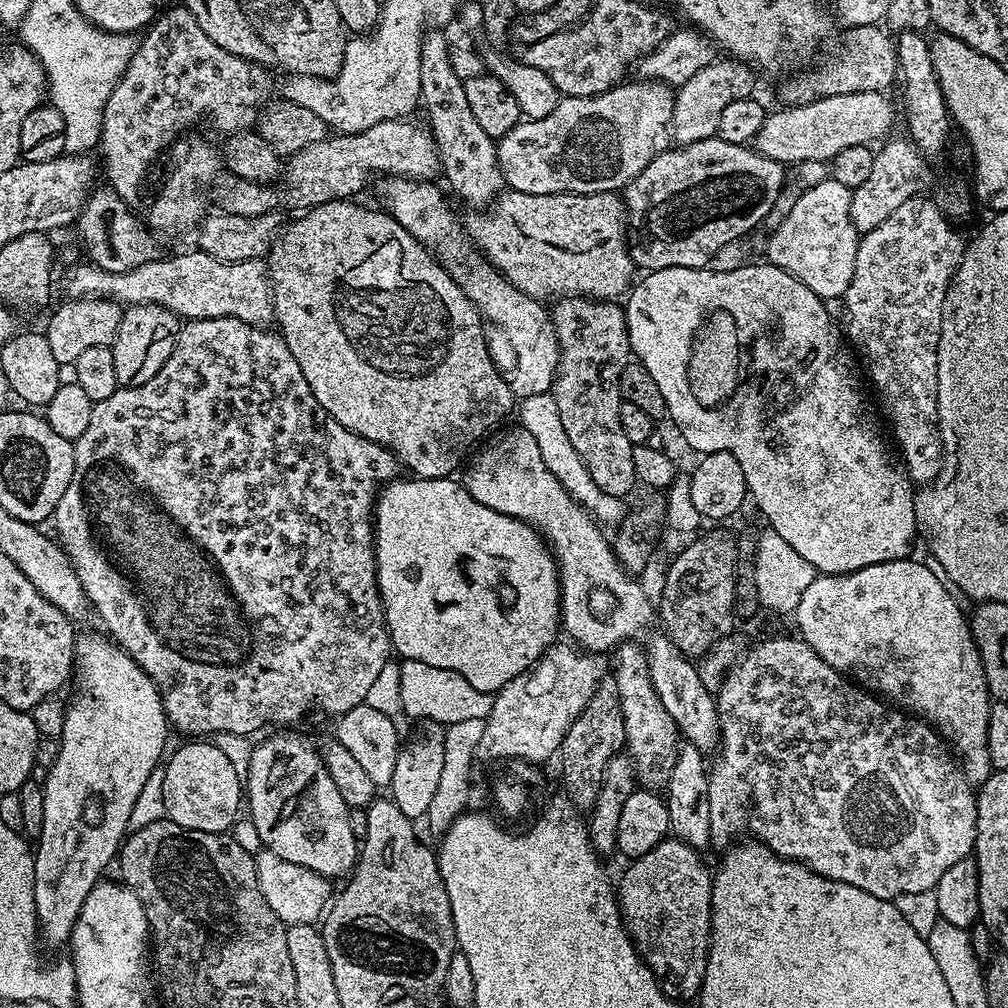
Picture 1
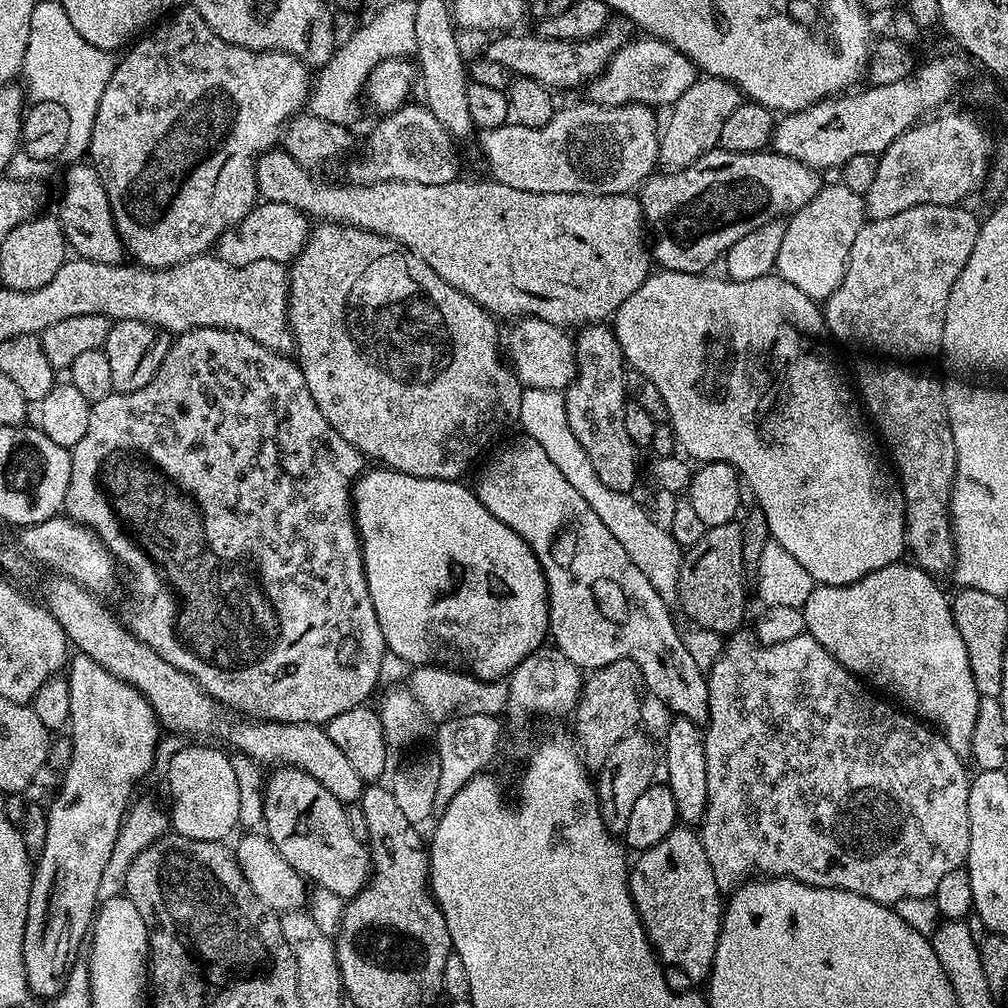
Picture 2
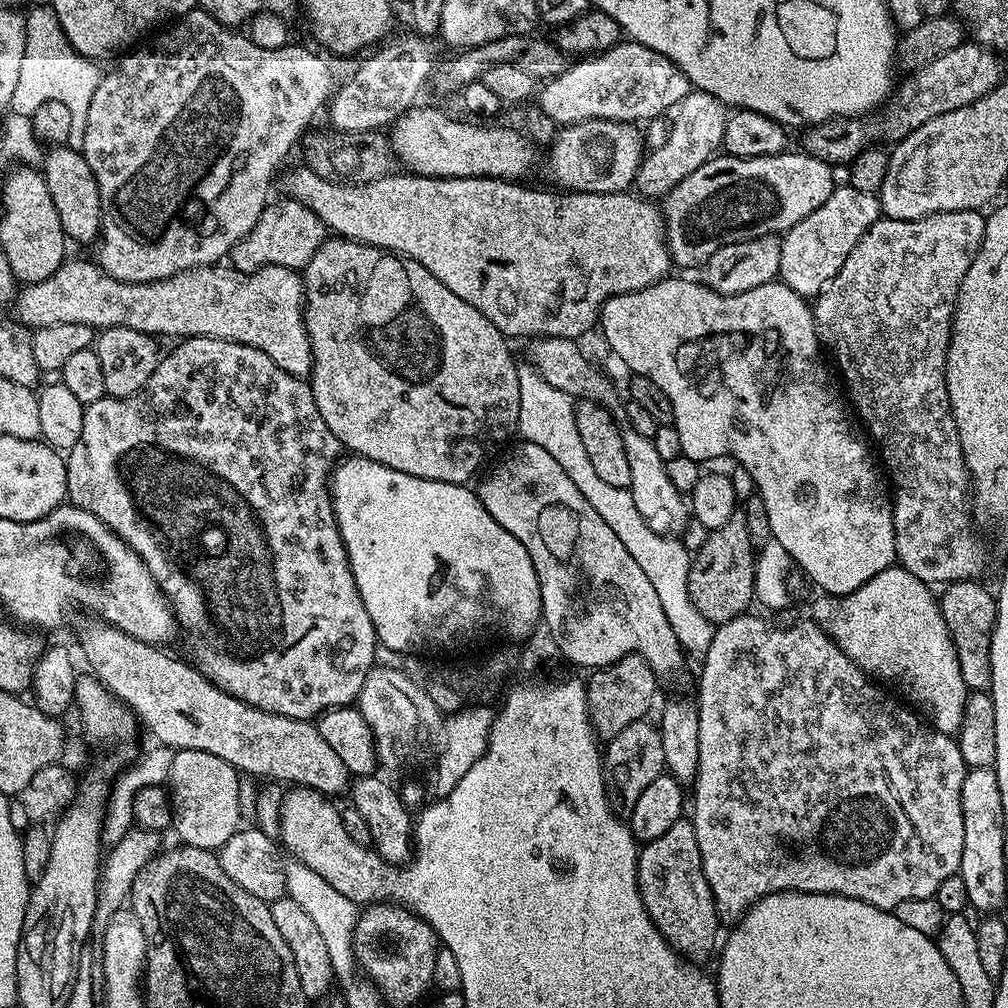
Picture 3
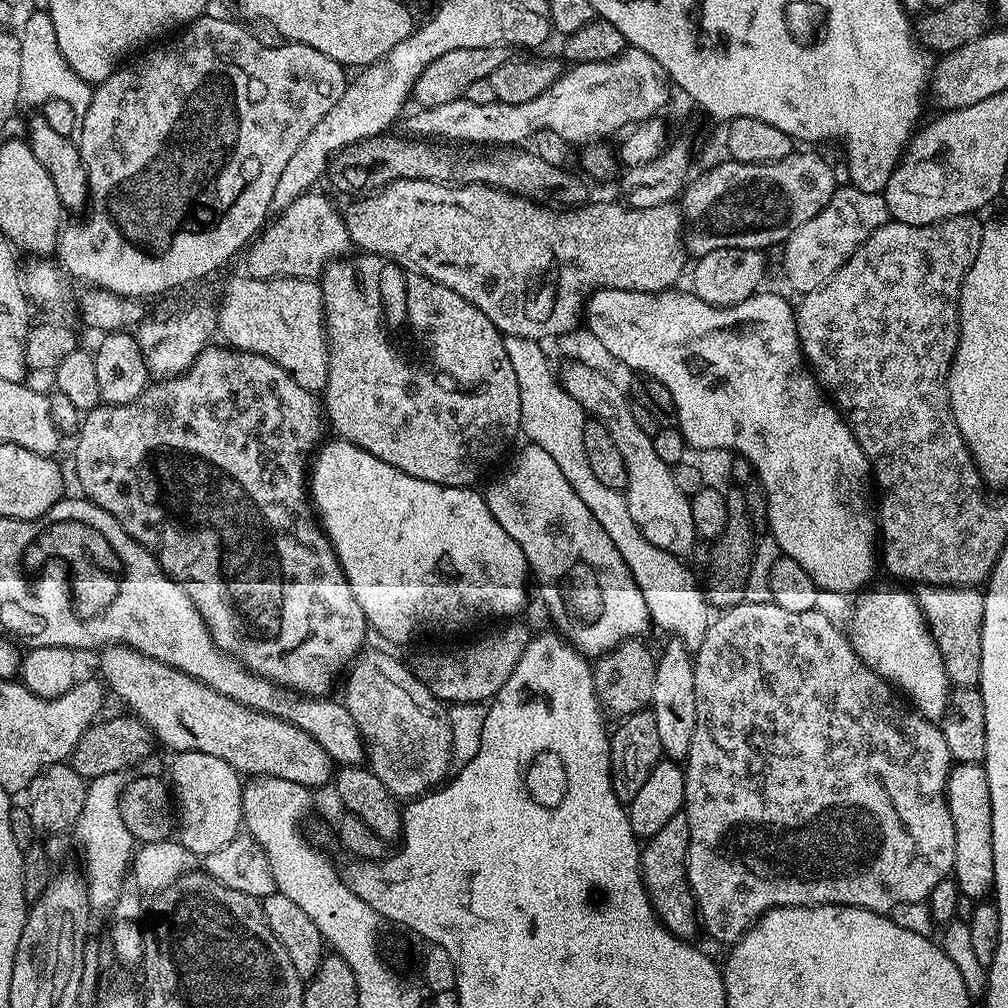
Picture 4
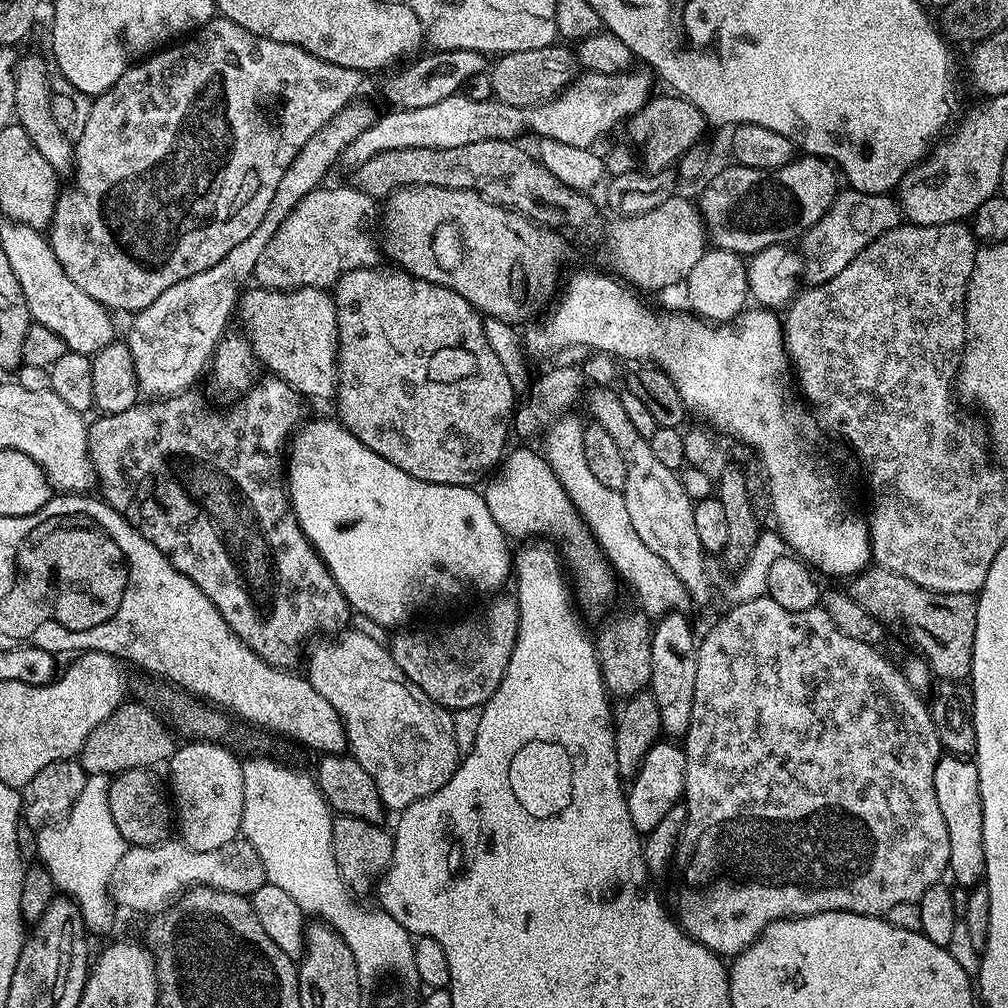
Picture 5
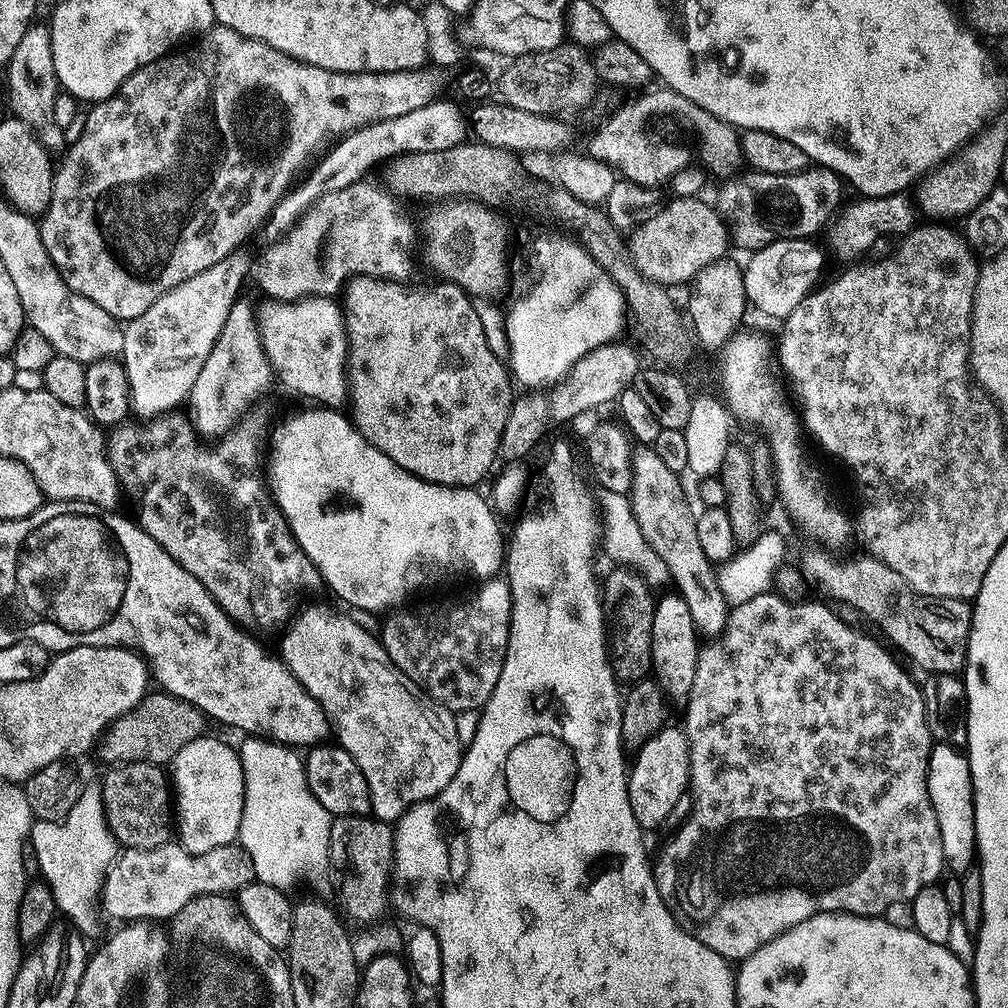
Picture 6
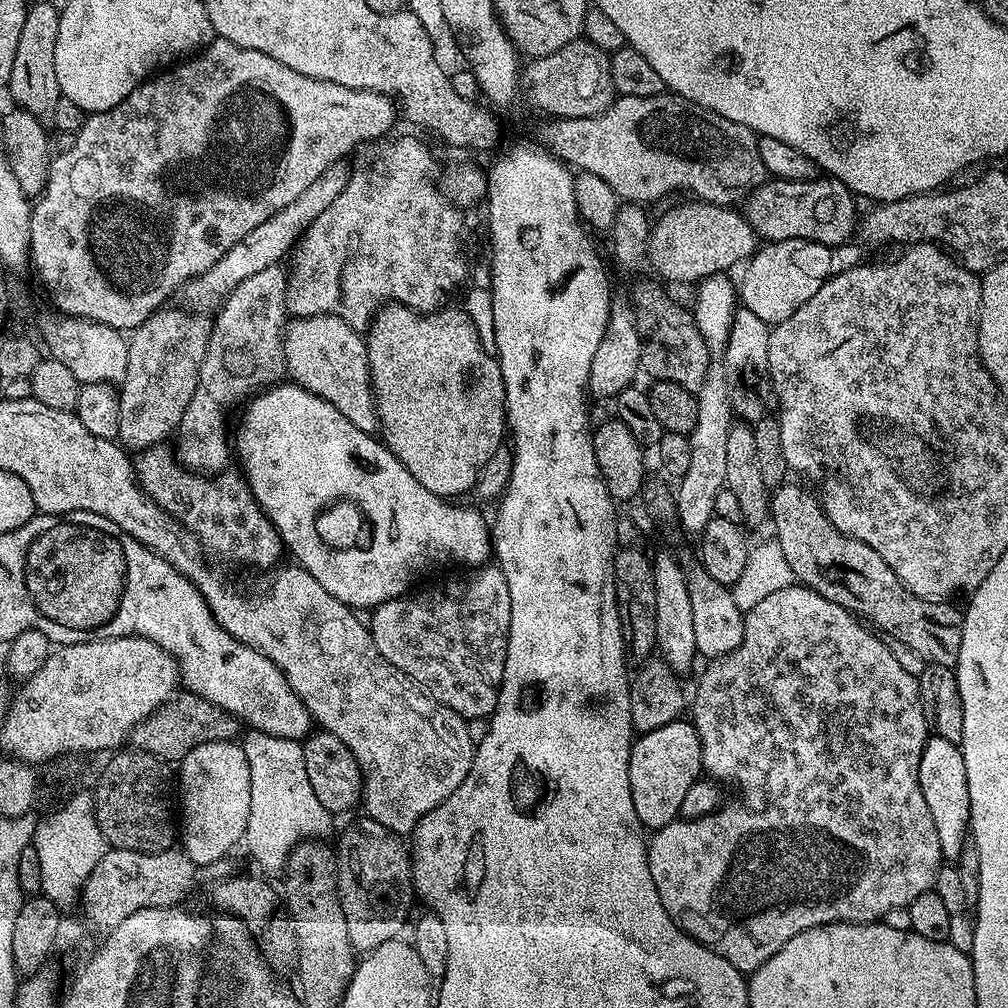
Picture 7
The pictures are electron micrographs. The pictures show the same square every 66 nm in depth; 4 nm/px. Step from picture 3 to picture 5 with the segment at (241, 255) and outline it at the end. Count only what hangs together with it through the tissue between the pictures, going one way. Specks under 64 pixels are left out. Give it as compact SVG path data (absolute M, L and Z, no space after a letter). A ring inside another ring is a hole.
M317 186L308 192L289 213L288 217L281 225L275 226L270 238L270 242L266 242L266 250L259 256L258 264L254 275L254 280L259 287L273 288L275 292L291 292L294 288L322 288L325 290L331 289L339 280L342 274L346 274L355 268L375 268L381 263L380 252L376 249L376 240L368 233L368 227L372 224L372 219L376 216L377 201L372 196L365 193L361 188L349 186L349 188L324 188L325 186Z

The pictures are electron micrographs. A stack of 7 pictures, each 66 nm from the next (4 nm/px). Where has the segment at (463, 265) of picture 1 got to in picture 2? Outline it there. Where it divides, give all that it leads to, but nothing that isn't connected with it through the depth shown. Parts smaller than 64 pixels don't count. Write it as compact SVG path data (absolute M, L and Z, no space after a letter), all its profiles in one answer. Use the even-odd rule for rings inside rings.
M533 316L519 317L513 324L516 325L512 333L506 336L506 352L521 385L524 388L563 392L576 376L576 345L573 337L565 329Z

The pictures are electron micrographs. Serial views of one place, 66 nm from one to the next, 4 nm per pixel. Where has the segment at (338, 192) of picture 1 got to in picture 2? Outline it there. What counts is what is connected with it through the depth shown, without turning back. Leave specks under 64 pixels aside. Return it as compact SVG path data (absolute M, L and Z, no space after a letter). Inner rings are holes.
M409 102L395 112L381 115L379 119L364 144L364 152L368 157L348 168L352 184L397 180L407 184L442 186L461 175L460 160L456 157L457 141L423 103Z

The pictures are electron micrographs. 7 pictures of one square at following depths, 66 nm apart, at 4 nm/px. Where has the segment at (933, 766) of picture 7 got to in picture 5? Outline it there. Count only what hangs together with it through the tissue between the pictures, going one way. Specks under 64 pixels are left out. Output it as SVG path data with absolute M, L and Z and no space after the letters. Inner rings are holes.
M955 754L941 755L934 770L934 794L938 794L938 807L942 810L942 818L946 820L946 834L950 836L948 872L959 887L971 889L984 879L982 798L975 763Z

